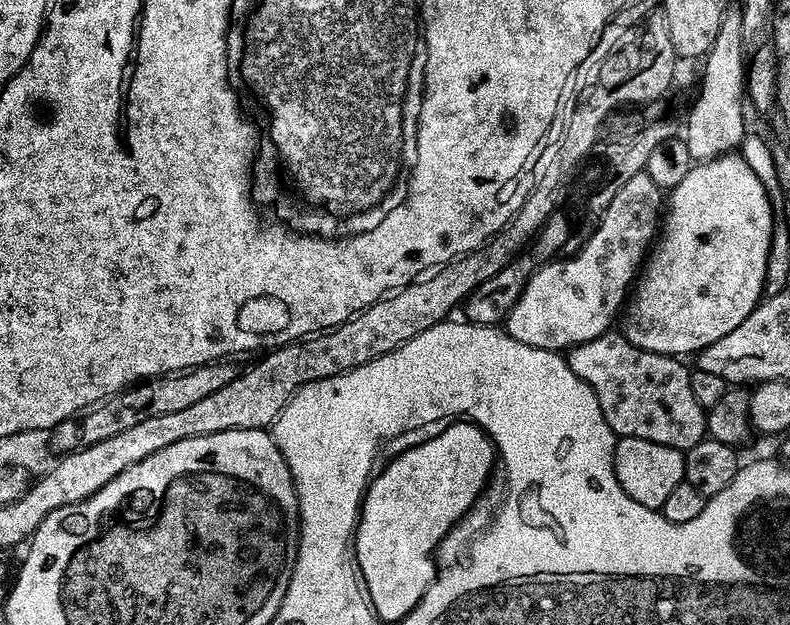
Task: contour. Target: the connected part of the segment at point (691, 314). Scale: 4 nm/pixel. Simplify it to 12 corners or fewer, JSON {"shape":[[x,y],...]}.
{"shape":[[693,163],[618,331],[685,358],[764,296],[773,197]]}

